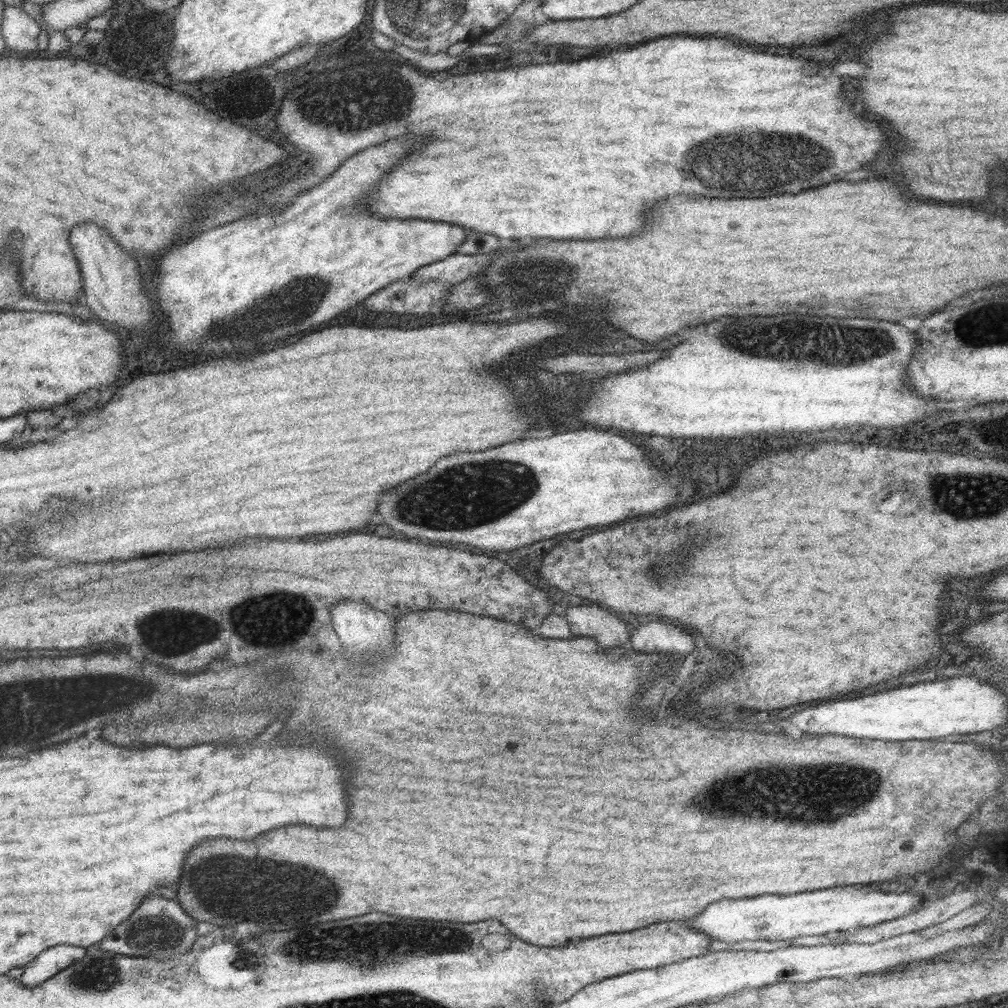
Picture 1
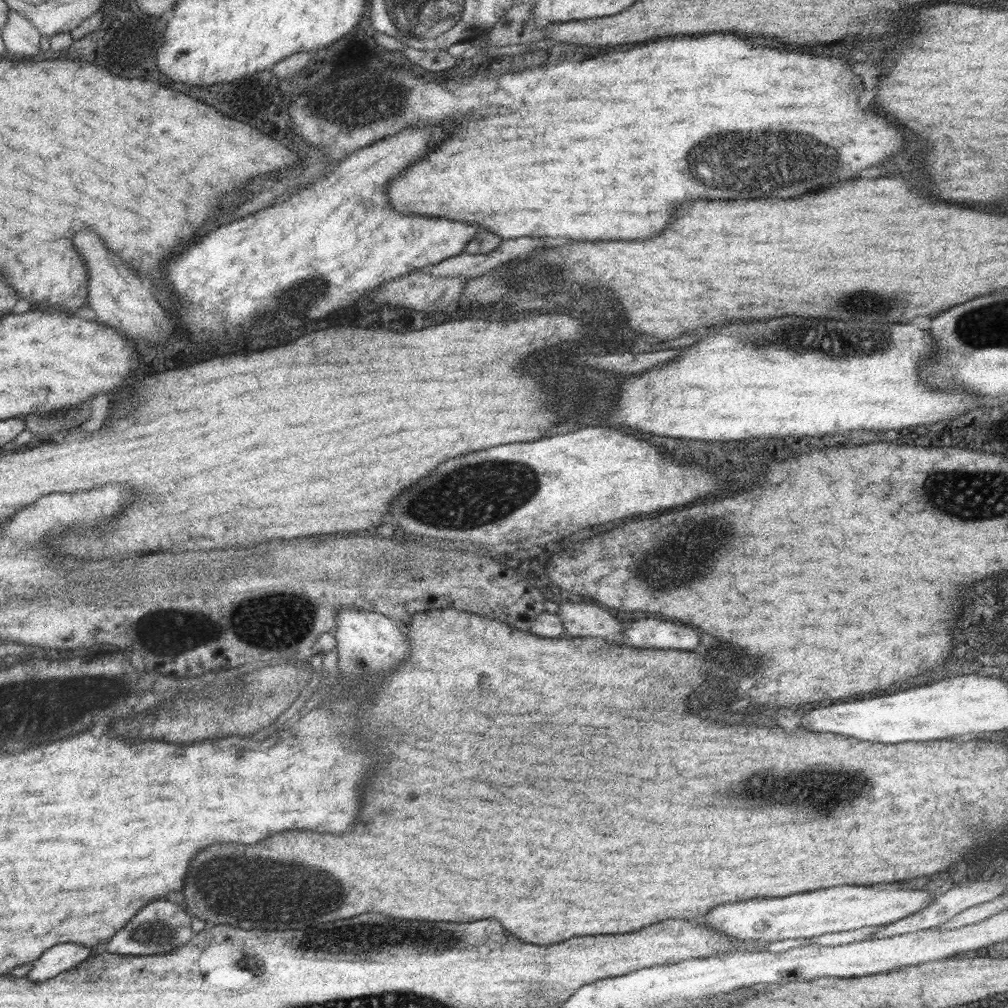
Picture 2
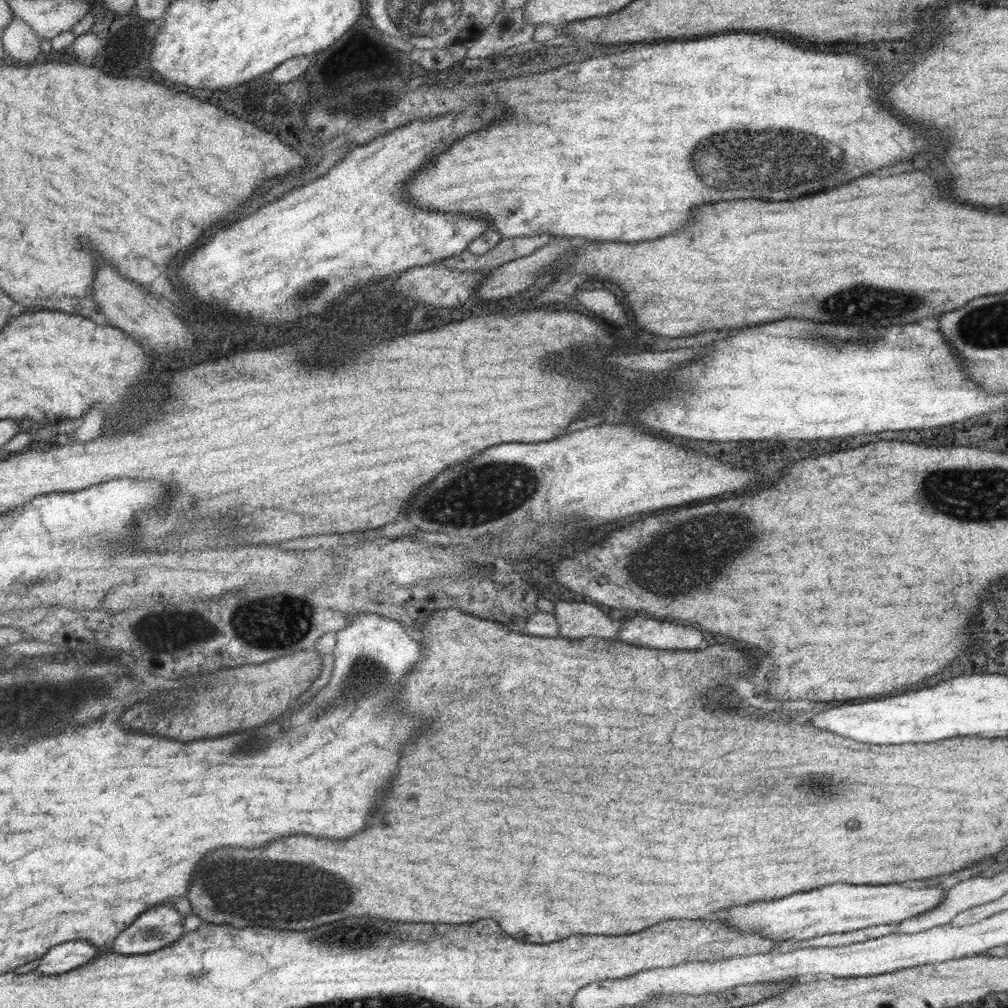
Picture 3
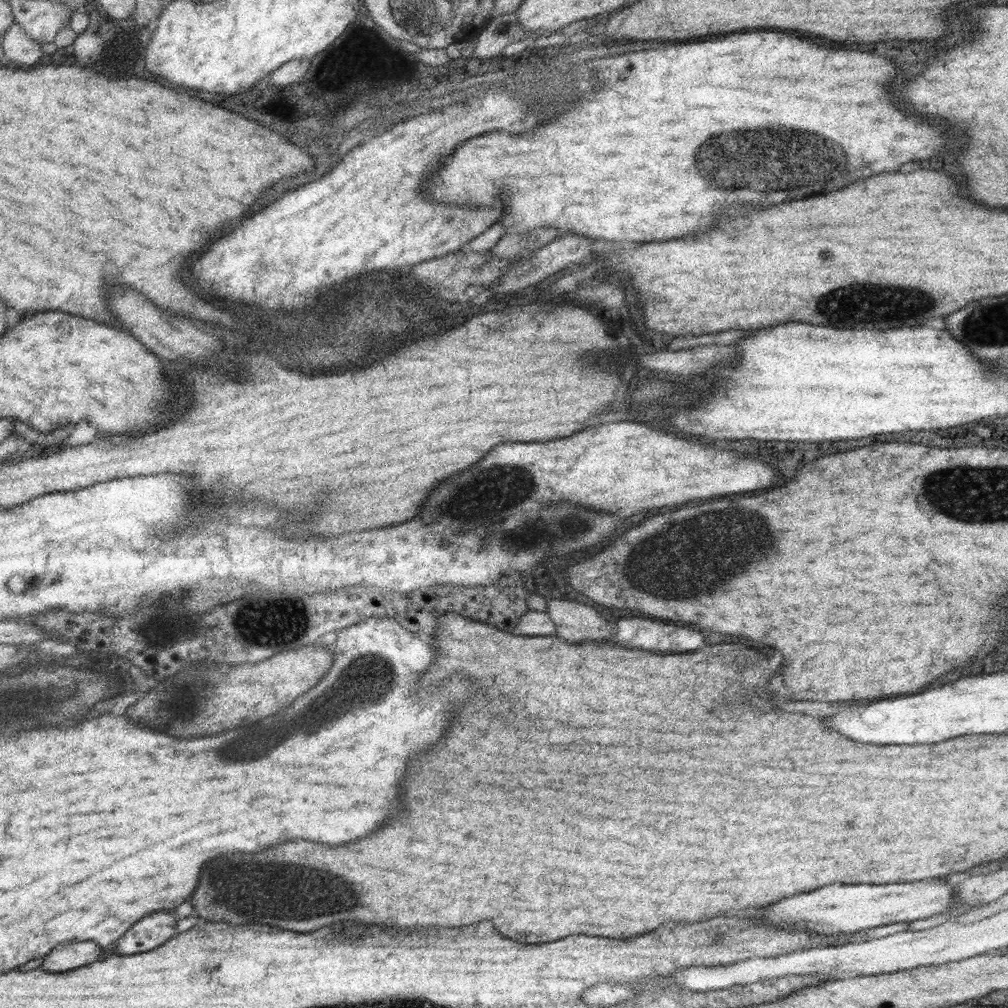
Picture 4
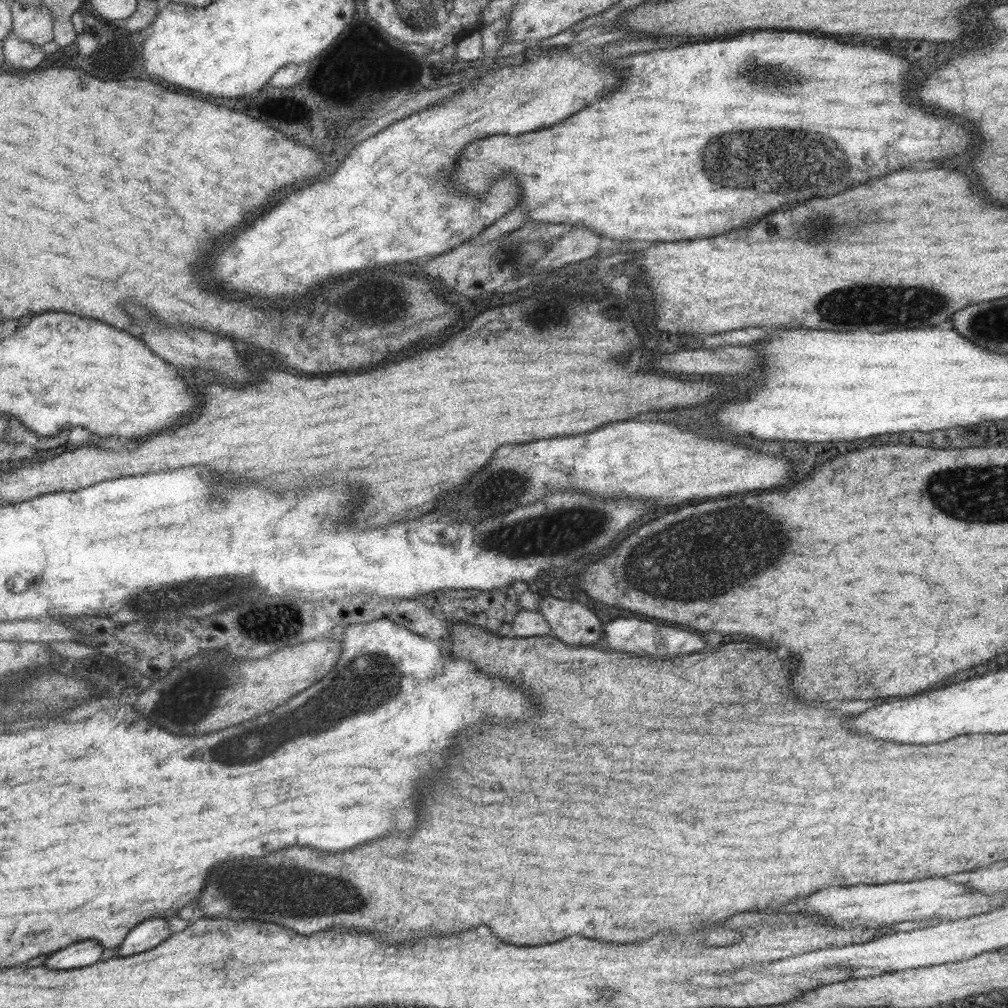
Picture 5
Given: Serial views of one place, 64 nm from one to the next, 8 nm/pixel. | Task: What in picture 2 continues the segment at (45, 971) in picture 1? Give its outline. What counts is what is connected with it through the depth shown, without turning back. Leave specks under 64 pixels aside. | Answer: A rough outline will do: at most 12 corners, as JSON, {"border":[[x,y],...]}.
{"border":[[55,944],[31,962],[25,977],[41,982],[85,960],[93,948]]}

